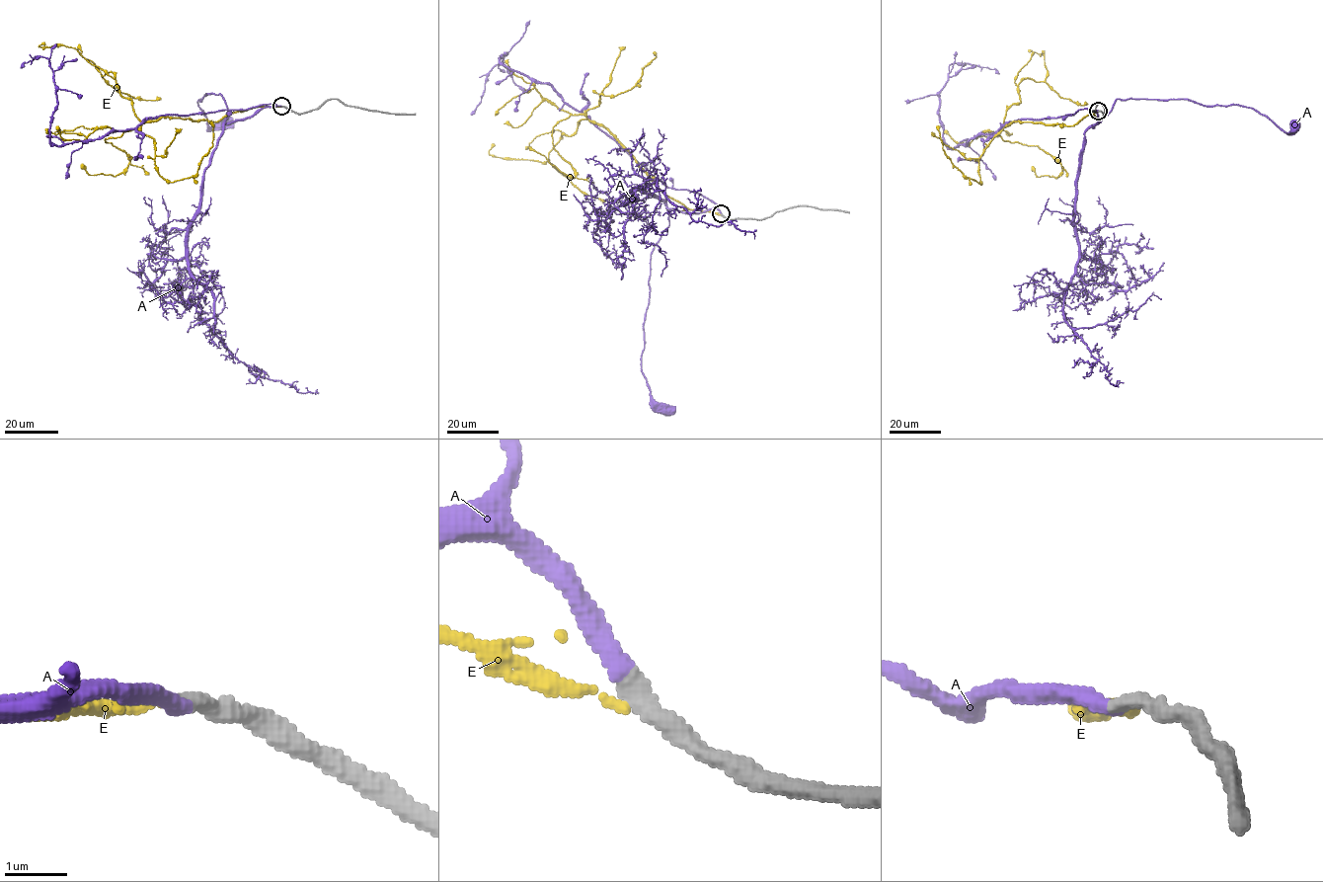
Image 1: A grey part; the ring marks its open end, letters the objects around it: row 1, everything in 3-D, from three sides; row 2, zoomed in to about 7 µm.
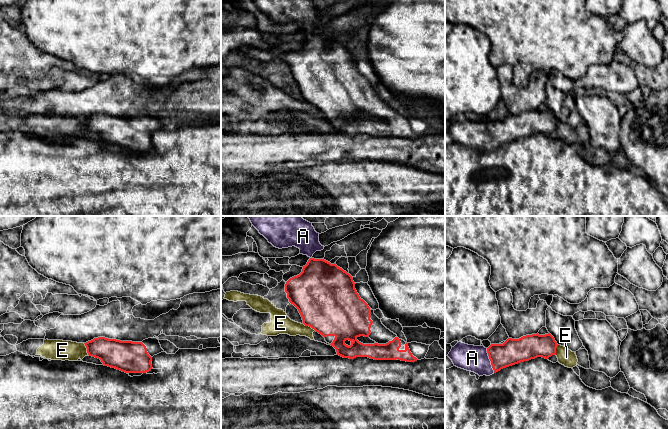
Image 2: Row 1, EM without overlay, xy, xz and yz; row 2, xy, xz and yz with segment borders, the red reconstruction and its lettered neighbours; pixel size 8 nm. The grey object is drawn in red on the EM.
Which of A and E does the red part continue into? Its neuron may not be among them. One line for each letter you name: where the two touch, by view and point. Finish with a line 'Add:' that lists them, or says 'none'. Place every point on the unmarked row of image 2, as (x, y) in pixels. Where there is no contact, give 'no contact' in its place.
A: meets red in yz at (490, 136)
Add: A

